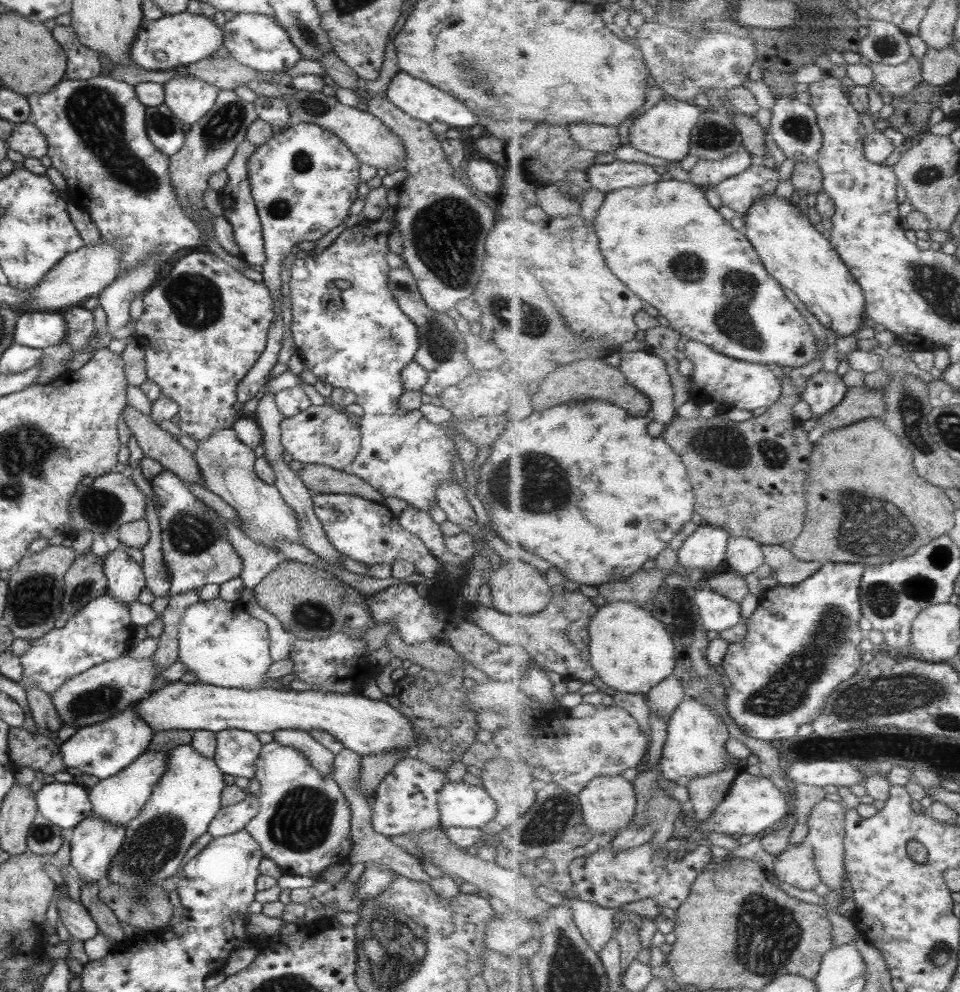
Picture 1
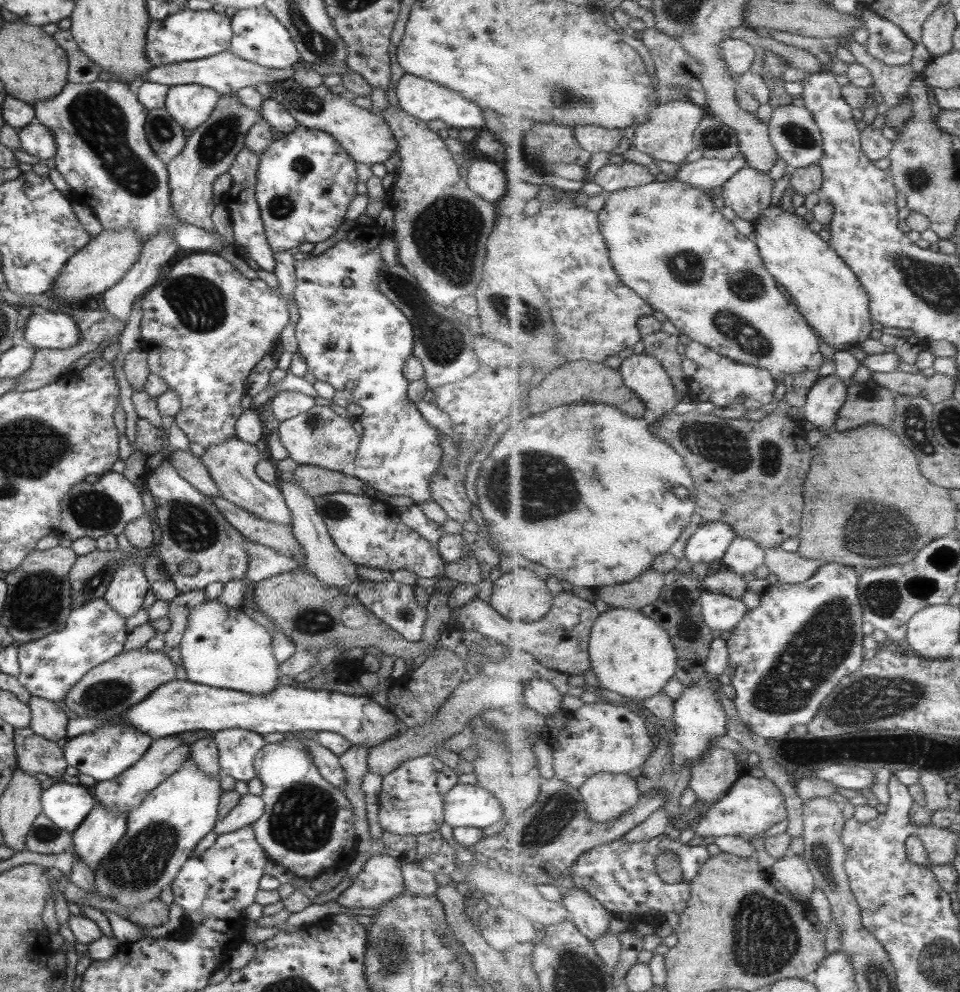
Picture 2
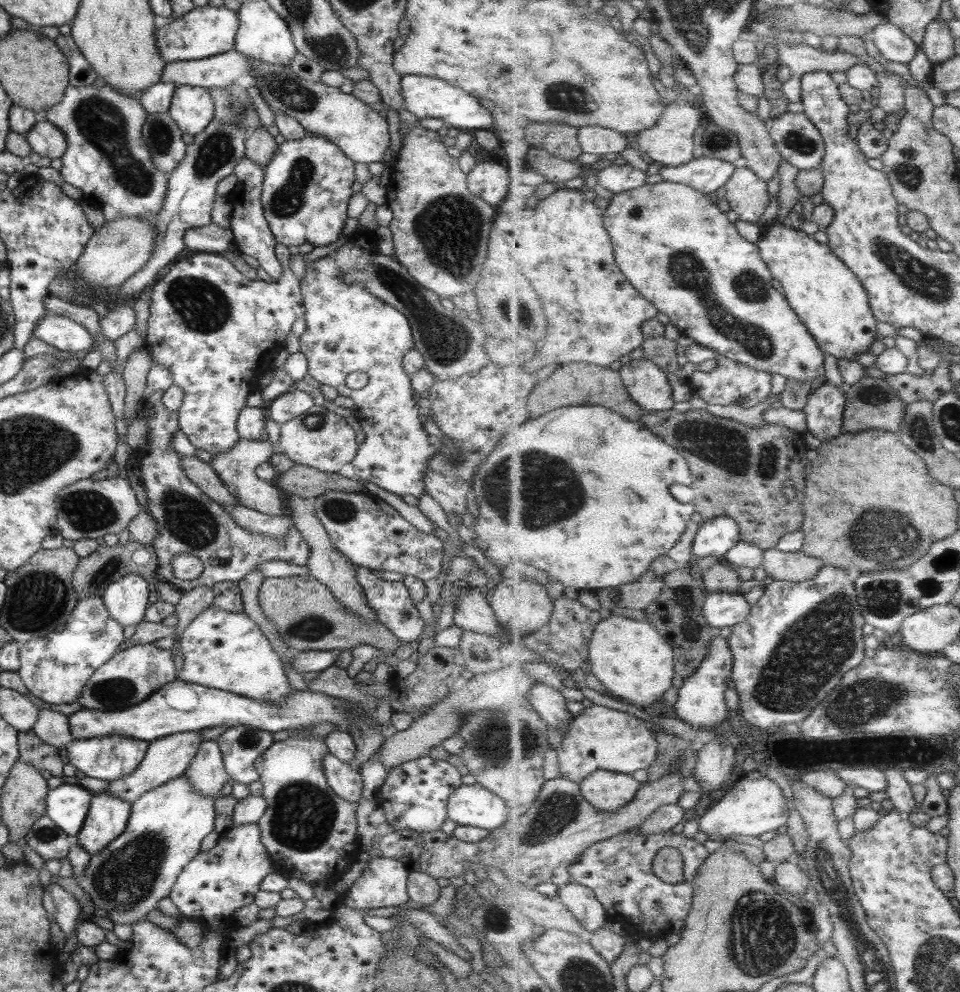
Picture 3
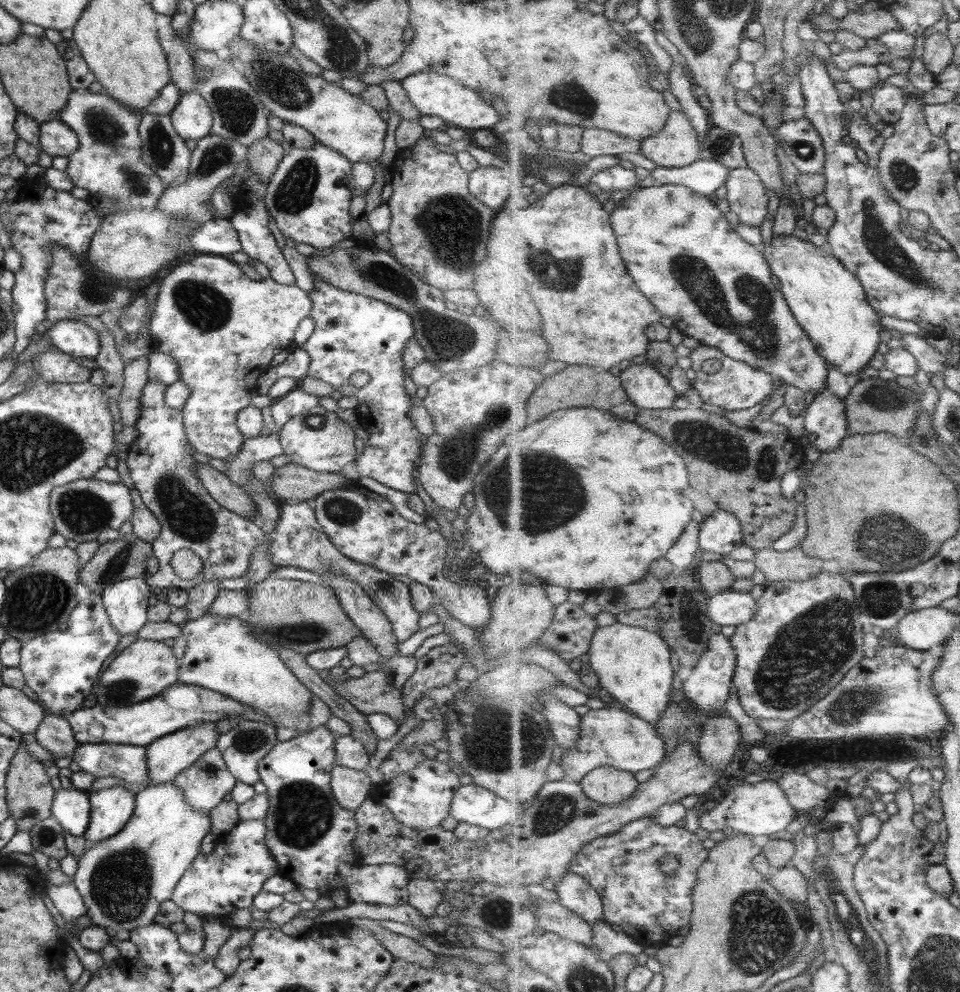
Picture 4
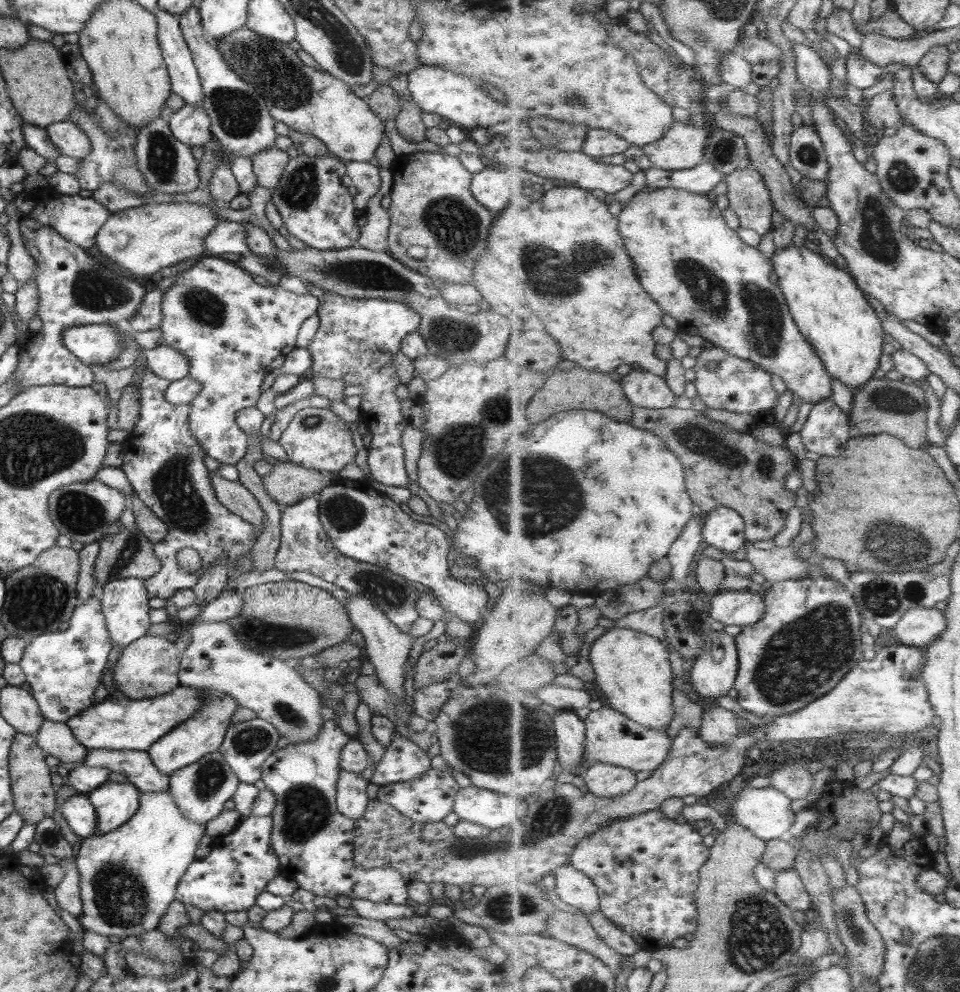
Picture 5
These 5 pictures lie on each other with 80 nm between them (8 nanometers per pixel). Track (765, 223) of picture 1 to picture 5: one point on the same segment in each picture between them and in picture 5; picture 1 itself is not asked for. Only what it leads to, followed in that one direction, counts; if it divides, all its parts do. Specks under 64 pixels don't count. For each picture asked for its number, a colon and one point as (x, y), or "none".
2: (827, 290)
3: (829, 297)
4: (829, 301)
5: (824, 298)

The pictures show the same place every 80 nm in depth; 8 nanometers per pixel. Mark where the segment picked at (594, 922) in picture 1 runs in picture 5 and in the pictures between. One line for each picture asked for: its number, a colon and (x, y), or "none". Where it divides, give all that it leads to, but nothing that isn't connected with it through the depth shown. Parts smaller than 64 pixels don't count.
2: (589, 915)
3: (581, 900)
4: (574, 892)
5: (573, 887)

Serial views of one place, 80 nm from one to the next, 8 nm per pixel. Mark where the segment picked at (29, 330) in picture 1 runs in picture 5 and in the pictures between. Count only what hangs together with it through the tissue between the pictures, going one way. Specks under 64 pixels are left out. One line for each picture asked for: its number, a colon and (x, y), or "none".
2: (43, 329)
3: (62, 333)
4: (72, 337)
5: (98, 343)

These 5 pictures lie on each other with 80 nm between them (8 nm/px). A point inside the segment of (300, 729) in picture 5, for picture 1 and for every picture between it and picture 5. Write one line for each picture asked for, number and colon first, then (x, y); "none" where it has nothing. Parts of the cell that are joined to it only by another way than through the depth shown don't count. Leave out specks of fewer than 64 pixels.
1: (219, 643)
2: (221, 647)
3: (226, 651)
4: (220, 655)

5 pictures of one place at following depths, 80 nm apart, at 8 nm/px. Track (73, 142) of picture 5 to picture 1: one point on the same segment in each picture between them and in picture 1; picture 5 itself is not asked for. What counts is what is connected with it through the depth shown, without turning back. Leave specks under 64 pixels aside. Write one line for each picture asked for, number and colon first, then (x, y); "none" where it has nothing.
1: (24, 138)
2: (34, 139)
3: (44, 138)
4: (54, 138)

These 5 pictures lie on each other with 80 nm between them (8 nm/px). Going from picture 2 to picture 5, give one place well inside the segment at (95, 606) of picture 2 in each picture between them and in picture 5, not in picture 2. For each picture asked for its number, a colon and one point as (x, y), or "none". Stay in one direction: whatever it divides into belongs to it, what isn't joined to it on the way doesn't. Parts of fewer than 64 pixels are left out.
3: (53, 668)
4: (60, 667)
5: (62, 669)

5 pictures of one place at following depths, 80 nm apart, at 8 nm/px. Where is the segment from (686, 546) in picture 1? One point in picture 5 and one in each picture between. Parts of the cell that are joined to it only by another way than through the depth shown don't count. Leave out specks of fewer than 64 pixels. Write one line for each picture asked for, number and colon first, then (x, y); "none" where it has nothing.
2: (711, 540)
3: (716, 537)
4: (722, 532)
5: (724, 528)

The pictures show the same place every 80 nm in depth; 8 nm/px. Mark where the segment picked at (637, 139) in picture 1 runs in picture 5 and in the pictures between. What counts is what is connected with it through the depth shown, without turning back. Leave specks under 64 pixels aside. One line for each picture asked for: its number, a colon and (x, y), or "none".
2: (668, 135)
3: (670, 142)
4: (676, 146)
5: (683, 148)

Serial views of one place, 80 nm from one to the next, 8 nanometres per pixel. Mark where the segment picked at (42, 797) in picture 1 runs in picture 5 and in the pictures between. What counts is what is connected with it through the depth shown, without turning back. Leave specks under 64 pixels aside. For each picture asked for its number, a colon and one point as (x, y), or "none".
2: (65, 805)
3: (66, 805)
4: (69, 806)
5: (79, 815)

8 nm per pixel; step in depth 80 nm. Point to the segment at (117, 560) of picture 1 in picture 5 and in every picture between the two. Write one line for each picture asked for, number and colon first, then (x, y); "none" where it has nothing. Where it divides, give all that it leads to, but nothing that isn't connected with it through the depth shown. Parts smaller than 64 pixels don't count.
2: (127, 585)
3: (125, 599)
4: (125, 601)
5: (123, 602)

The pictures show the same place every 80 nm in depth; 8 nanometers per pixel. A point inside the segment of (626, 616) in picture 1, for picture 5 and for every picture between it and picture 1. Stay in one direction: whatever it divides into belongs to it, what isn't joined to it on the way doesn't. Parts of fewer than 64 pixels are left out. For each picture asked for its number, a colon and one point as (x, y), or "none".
2: (631, 655)
3: (633, 660)
4: (636, 667)
5: (633, 671)

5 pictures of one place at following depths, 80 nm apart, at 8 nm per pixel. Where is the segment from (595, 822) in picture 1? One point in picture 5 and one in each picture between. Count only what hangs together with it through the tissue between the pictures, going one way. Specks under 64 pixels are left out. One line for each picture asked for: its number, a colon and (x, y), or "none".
2: (607, 796)
3: (608, 790)
4: (608, 785)
5: (605, 780)

